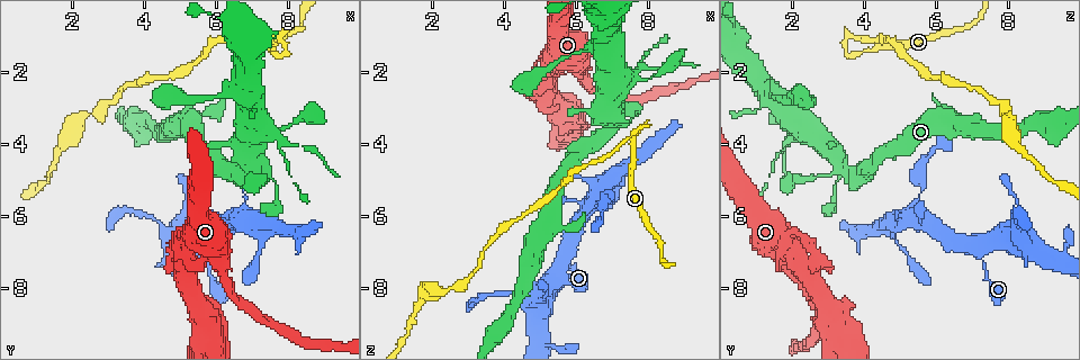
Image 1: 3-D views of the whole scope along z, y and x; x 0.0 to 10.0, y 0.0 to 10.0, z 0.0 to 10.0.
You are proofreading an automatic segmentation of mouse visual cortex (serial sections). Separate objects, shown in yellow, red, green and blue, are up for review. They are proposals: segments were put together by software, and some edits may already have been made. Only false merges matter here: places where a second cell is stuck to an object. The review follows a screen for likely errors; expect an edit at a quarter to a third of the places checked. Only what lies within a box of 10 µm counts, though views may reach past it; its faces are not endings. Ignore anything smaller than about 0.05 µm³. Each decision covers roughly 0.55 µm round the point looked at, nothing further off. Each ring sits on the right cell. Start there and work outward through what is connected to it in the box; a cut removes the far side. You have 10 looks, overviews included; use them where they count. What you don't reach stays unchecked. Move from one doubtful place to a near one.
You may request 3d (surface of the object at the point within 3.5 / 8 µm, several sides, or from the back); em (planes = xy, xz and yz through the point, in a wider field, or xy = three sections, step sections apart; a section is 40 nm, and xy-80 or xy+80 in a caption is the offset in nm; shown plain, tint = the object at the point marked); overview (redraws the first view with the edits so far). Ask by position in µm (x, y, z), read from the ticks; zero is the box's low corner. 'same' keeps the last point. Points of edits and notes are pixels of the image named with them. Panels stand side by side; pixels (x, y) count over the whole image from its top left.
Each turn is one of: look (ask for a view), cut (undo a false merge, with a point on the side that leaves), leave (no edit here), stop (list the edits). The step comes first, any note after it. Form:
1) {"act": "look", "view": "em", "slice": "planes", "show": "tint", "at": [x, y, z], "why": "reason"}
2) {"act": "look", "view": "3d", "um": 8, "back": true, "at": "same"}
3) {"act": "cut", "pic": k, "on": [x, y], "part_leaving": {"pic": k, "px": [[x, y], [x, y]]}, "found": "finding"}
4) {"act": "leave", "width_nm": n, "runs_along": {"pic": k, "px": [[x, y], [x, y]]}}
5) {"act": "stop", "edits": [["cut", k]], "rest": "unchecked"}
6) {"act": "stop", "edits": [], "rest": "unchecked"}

{"act": "look", "view": "3d", "um": 3.5, "back": true, "at": [7.95, 1.40, 3.55]}

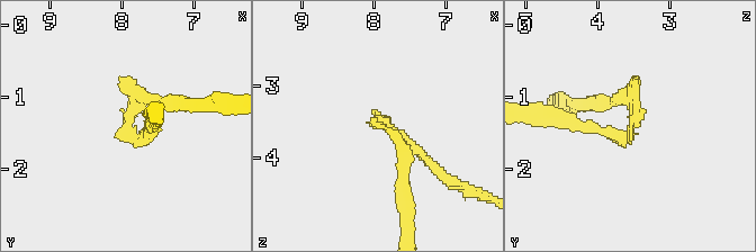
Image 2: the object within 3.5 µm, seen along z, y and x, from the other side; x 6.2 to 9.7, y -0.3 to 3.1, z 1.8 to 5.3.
{"act": "look", "view": "em", "slice": "xy", "step": 2, "show": "tint", "at": [7.90, 1.35, 3.50]}

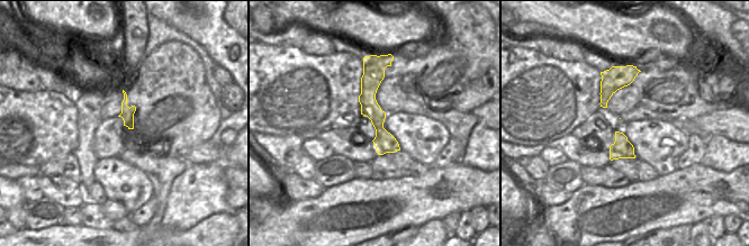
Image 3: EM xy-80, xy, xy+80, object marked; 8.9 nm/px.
{"act": "look", "view": "em", "slice": "xy", "step": 5, "show": "tint", "at": "same"}

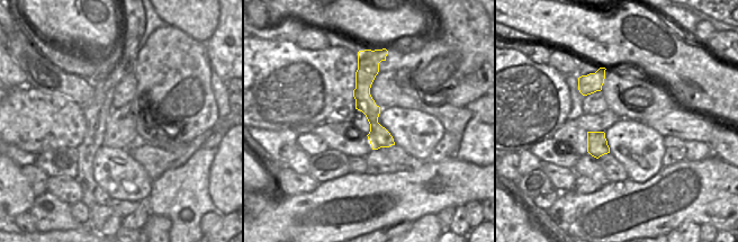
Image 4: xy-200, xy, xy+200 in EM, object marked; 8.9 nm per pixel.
{"act": "cut", "pic": 2, "on": [605, 106], "arm_widths_nm": [150, 150], "part_leaving": {"pic": 2, "px": [[630, 99], [561, 102]]}, "found": "two cells meet here"}

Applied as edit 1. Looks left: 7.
{"act": "look", "view": "overview"}

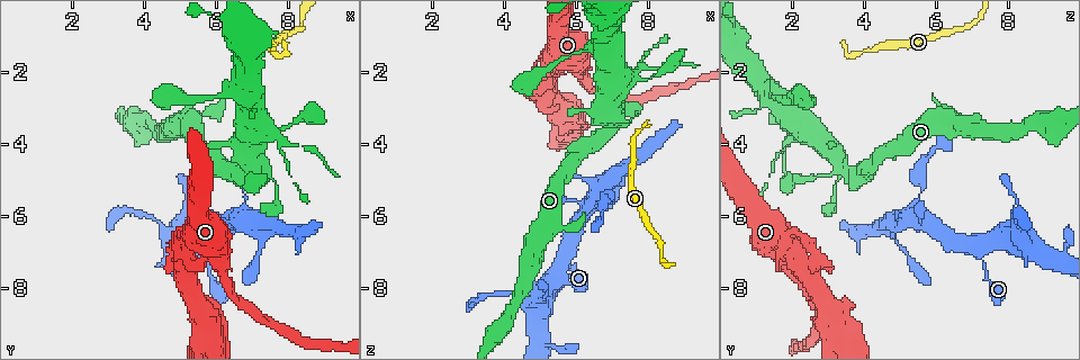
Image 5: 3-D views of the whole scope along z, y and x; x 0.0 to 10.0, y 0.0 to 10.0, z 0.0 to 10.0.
{"act": "look", "view": "3d", "um": 3.5, "at": [7.00, 4.65, 3.35], "why": "thin neck"}

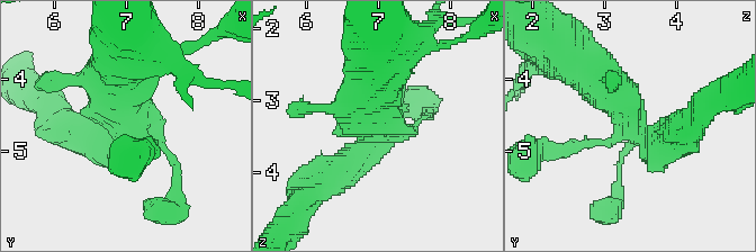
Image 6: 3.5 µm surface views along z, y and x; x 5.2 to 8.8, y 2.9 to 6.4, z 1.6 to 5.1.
{"act": "look", "view": "em", "slice": "xy", "step": 1, "show": "tint", "at": [6.95, 4.65, 3.40], "why": "now the EM"}

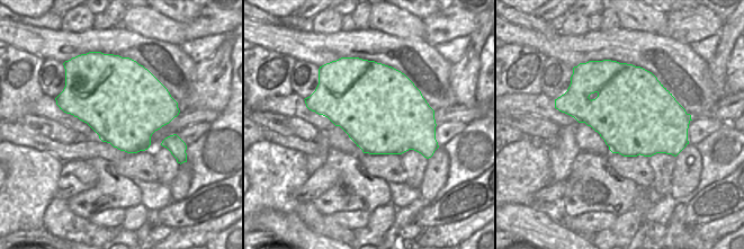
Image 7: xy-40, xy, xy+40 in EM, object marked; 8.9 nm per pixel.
{"act": "cut", "pic": 6, "on": [617, 102], "found": "a second cell is stuck on"}

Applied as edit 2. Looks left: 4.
{"act": "look", "view": "3d", "um": 8, "at": [6.65, 6.15, 5.40], "why": "thin arm on a thick one"}

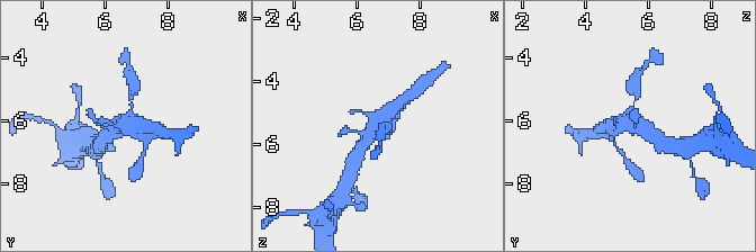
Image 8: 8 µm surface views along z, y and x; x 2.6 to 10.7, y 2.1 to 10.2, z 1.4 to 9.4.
{"act": "look", "view": "3d", "um": 3.5, "at": "same", "why": "closer look"}

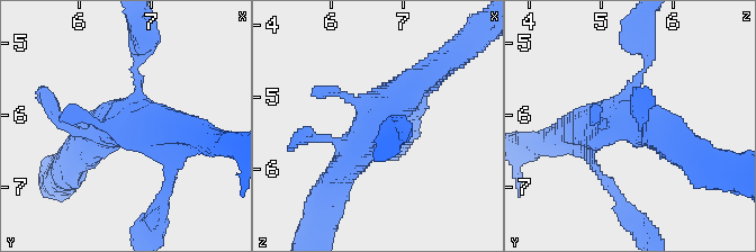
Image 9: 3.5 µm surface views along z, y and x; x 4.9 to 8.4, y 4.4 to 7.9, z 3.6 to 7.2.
{"act": "look", "view": "em", "slice": "xy", "step": 3, "show": "tint", "at": [6.60, 6.05, 5.40]}

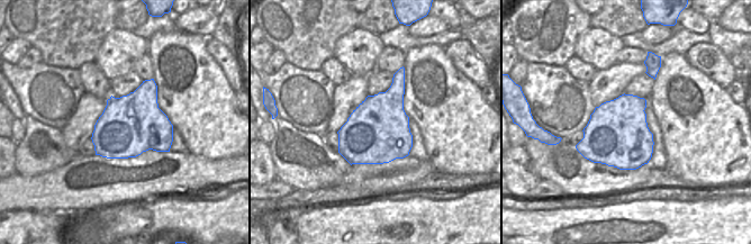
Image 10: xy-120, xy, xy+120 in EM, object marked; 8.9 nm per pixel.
{"act": "leave", "runs_along": {"pic": 9, "px": [[336, 179], [374, 122], [429, 72]]}, "found": "one cell here"}

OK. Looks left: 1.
{"act": "look", "view": "3d", "um": 3.5, "at": [4.65, 6.55, 8.30]}

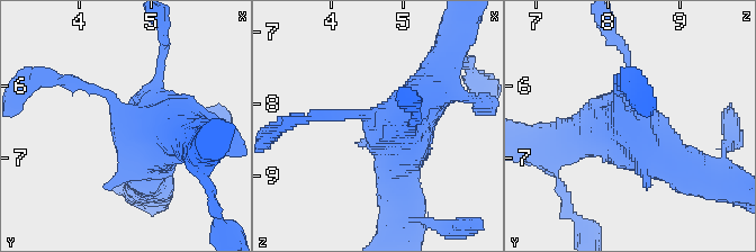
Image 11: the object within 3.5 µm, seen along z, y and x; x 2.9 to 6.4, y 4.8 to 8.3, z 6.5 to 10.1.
{"act": "leave", "runs_along": {"pic": 11, "px": [[442, 65], [404, 117], [401, 183]]}, "found": "continuous, no second cell"}

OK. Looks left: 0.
{"act": "stop", "edits": [["cut", 2], ["cut", 6]], "rest": "unchecked"}

